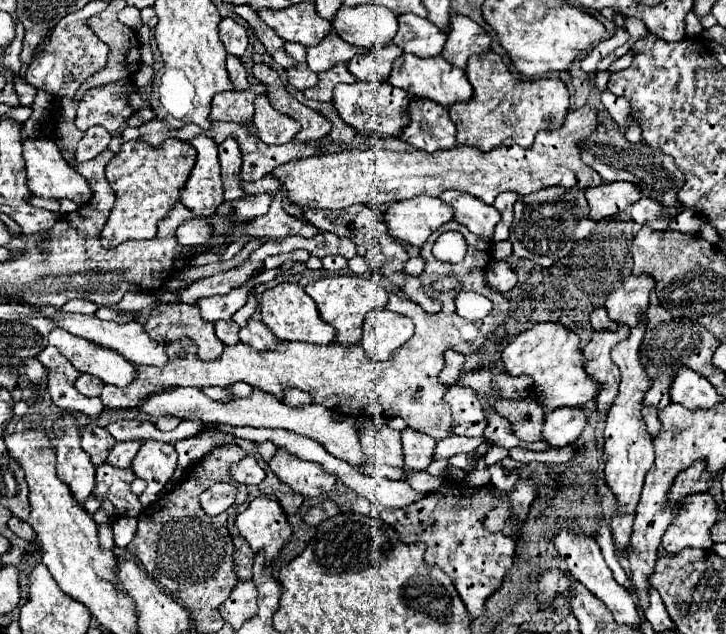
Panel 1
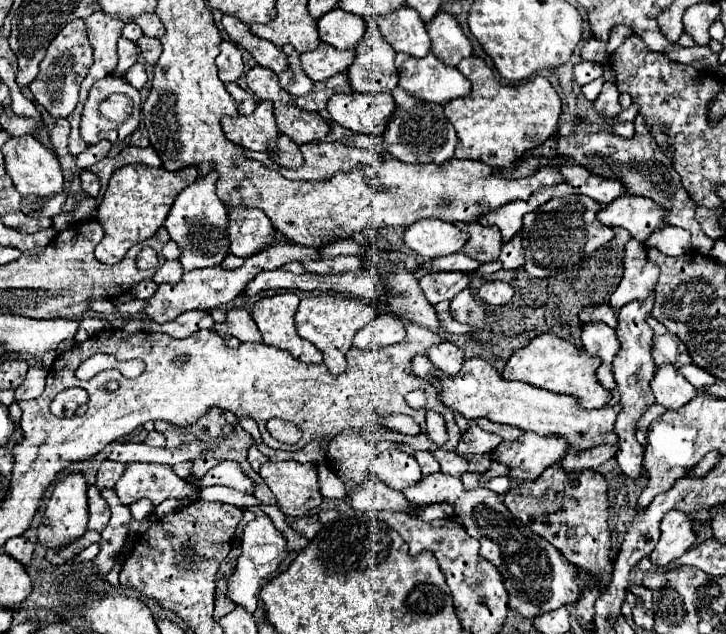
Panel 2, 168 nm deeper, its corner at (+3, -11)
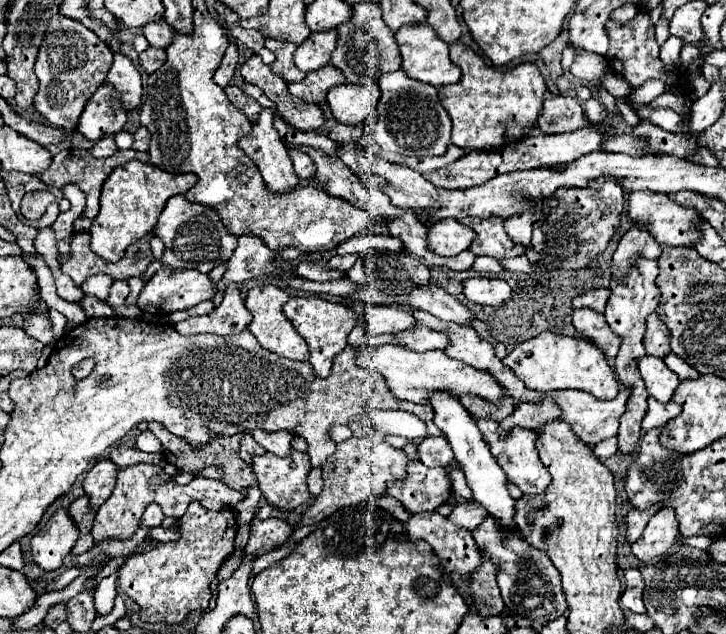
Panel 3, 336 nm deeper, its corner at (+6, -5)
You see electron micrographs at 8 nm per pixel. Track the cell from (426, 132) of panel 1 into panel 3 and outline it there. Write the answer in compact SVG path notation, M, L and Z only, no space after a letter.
M403 71L387 73L379 79L381 101L377 107L377 115L367 117L365 135L373 137L373 141L383 151L395 151L403 155L443 155L451 145L451 119L445 107L439 103L437 89L431 85L423 85L421 81L411 81Z

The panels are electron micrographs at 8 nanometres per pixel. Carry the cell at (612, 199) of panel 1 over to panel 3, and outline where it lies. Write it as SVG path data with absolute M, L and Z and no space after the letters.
M635 191L629 195L629 211L627 217L637 225L647 229L657 243L665 243L665 245L693 245L699 239L699 233L695 231L695 223L699 221L699 215L695 213L695 209L687 209L677 205L675 201L671 201L667 195L663 193L643 193L643 191Z

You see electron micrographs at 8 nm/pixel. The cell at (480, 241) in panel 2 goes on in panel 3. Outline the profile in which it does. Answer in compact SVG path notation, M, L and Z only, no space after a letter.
M469 217L465 219L465 223L475 231L475 241L471 243L471 249L469 249L473 255L503 259L503 257L513 257L521 253L521 249L515 249L513 241L505 233L501 217L489 217L489 219Z

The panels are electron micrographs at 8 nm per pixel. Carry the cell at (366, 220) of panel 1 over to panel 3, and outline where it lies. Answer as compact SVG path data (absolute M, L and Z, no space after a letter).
M415 311L413 313L413 317L415 317L415 321L419 323L419 325L427 325L427 327L431 327L431 329L437 329L437 331L447 331L447 335L449 335L449 347L447 347L447 355L449 357L453 357L453 359L459 359L459 361L463 361L463 363L467 363L467 365L471 365L471 367L475 367L475 369L483 369L483 371L489 371L515 399L519 399L521 403L527 403L527 401L537 401L539 397L543 397L543 393L537 393L537 391L529 391L525 385L523 385L523 381L521 379L517 379L515 375L513 375L513 371L511 369L507 369L503 363L501 363L501 359L497 359L495 357L495 351L493 351L493 347L487 343L487 341L483 341L483 339L479 339L479 335L475 333L475 329L473 327L463 327L463 325L451 325L451 323L445 323L445 321L439 321L437 317L433 317L433 315L429 315L429 313L425 313L425 311Z

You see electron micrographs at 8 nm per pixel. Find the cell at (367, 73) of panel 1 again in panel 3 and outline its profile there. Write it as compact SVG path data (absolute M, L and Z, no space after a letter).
M363 1L353 5L353 19L339 27L339 43L333 51L331 63L345 75L349 83L355 85L373 85L385 73L393 73L401 69L399 47L391 29L381 19L381 9L377 3Z

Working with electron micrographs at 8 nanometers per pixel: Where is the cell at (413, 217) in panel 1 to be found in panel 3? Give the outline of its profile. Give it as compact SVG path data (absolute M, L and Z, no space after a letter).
M455 219L435 221L427 227L427 243L437 255L459 255L471 245L473 237L473 229Z

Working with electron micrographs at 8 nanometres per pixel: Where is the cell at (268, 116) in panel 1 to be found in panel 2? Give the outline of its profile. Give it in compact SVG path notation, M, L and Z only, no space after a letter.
M280 135L280 137L278 137L278 153L274 155L274 161L276 161L278 165L282 165L282 167L298 169L298 167L302 167L304 157L302 157L298 145L296 145L290 137Z

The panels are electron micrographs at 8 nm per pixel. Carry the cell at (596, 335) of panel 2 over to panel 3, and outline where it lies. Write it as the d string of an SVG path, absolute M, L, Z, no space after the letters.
M587 307L575 309L573 311L573 325L575 325L577 333L581 333L585 339L593 341L609 361L615 359L621 339L609 329L609 325L601 313L587 309Z

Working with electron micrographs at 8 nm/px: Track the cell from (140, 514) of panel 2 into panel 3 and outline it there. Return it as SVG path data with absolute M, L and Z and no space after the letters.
M153 503L153 505L149 505L149 507L143 511L143 521L141 521L141 525L143 525L143 527L155 527L155 525L161 525L163 519L165 519L165 515L163 515L161 507L159 507L157 503Z

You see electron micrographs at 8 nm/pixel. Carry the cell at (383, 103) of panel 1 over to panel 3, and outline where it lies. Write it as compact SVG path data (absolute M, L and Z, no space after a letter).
M337 85L327 93L327 103L333 117L345 125L359 125L371 113L375 113L379 103L379 85Z

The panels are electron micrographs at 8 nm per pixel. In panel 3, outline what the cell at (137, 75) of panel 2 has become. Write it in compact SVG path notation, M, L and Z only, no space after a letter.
M123 53L115 55L115 61L107 73L107 83L121 93L121 101L127 111L135 109L141 103L141 95L143 95L141 73L127 55Z

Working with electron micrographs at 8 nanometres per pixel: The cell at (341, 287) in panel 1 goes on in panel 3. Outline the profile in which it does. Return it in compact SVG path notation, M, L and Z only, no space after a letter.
M317 295L291 297L283 305L283 313L293 323L297 333L307 341L309 351L311 351L309 361L311 361L313 371L317 373L317 377L327 377L331 373L331 365L333 365L335 355L343 351L343 347L347 345L349 333L357 325L357 313L353 309L349 309L347 305L343 305L343 303L333 303L333 301L321 299Z

